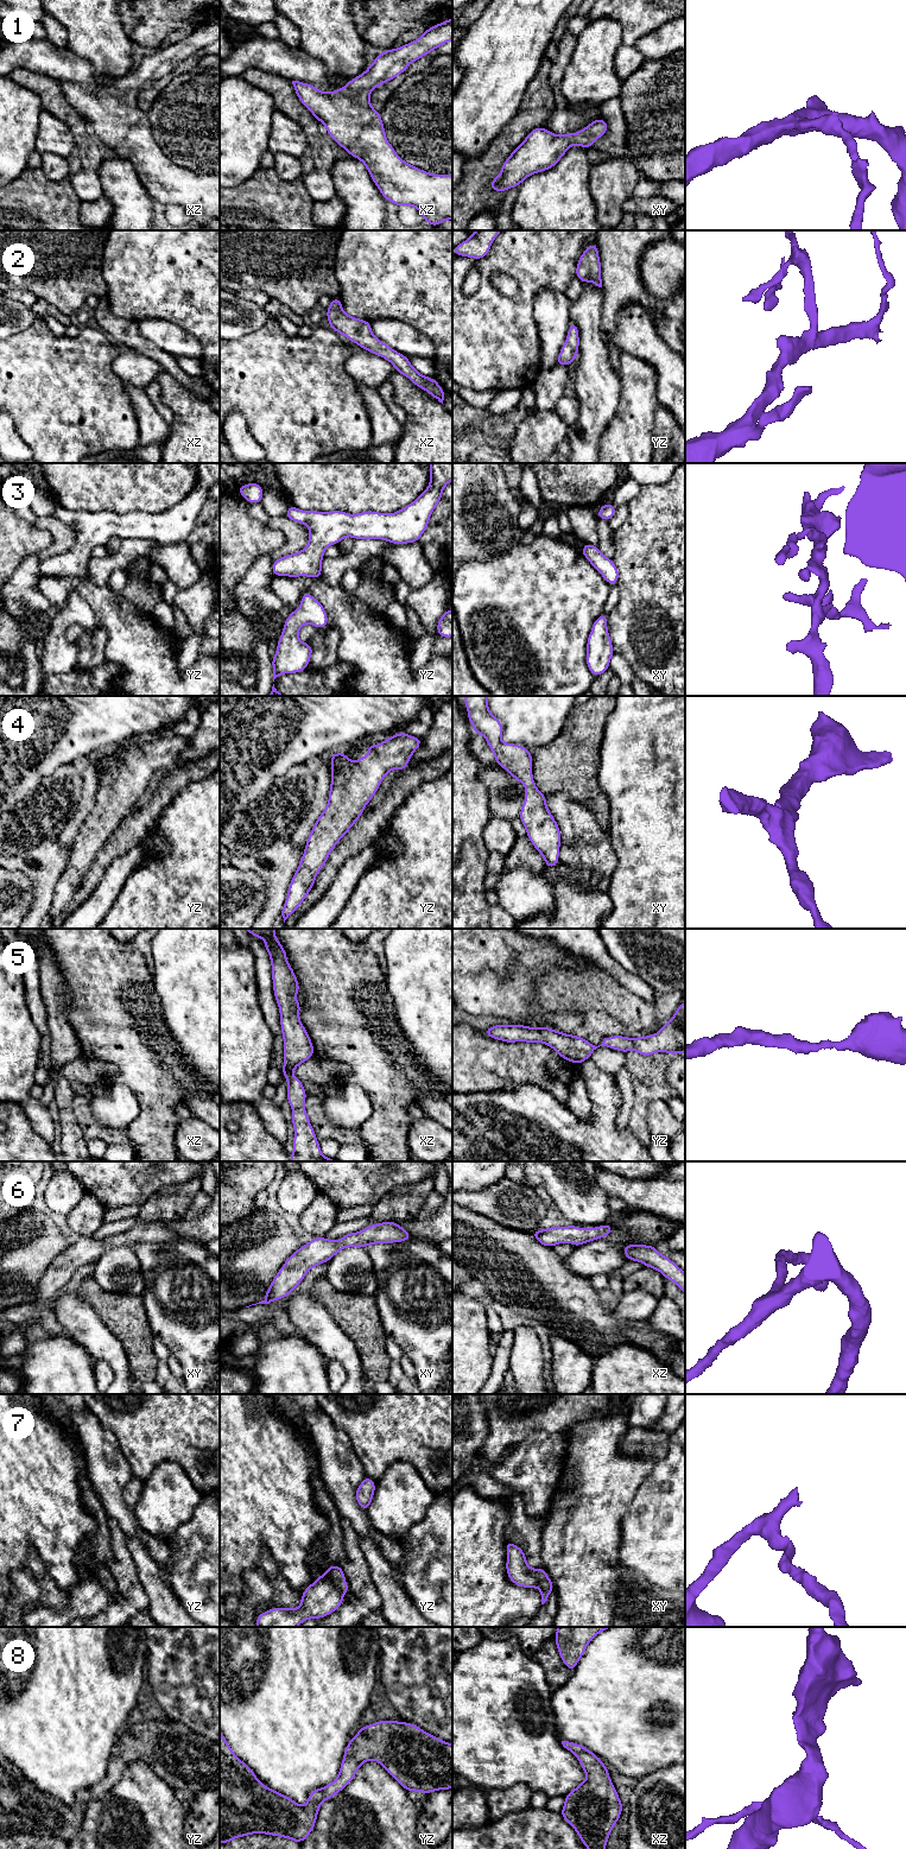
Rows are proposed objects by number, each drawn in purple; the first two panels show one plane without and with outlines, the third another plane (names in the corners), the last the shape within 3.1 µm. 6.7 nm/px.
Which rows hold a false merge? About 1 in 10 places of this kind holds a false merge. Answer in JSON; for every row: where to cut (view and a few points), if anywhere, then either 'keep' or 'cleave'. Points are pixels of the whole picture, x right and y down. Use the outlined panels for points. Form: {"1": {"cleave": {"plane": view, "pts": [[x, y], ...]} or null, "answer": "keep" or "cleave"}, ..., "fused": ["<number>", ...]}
{"1": {"cleave": null, "answer": "keep"}, "2": {"cleave": null, "answer": "keep"}, "3": {"cleave": null, "answer": "keep"}, "4": {"cleave": null, "answer": "keep"}, "5": {"cleave": null, "answer": "keep"}, "6": {"cleave": null, "answer": "keep"}, "7": {"cleave": null, "answer": "keep"}, "8": {"cleave": null, "answer": "keep"}, "fused": []}

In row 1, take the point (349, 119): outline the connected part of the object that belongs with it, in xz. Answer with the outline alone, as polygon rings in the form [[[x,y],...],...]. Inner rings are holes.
[[[452,18],[429,27],[414,42],[380,52],[363,74],[349,80],[340,90],[324,93],[312,84],[292,81],[300,102],[313,114],[316,121],[324,122],[327,132],[341,147],[365,164],[381,195],[398,207],[417,208],[431,227],[452,220],[452,175],[429,173],[403,160],[387,141],[380,112],[370,106],[369,96],[374,88],[403,74],[411,63],[450,40]]]

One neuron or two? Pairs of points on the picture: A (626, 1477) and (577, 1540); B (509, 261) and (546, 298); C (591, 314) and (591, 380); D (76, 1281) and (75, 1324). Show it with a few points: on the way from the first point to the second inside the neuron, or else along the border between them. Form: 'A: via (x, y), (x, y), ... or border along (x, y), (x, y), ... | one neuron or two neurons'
A: via (610, 1493), (584, 1519), (583, 1525) | one neuron
B: border along (564, 292), (542, 287), (534, 296), (533, 317) | two neurons
C: via (591, 330), (591, 363) | one neuron
D: border along (76, 1290), (63, 1293), (55, 1302), (54, 1306) | two neurons

